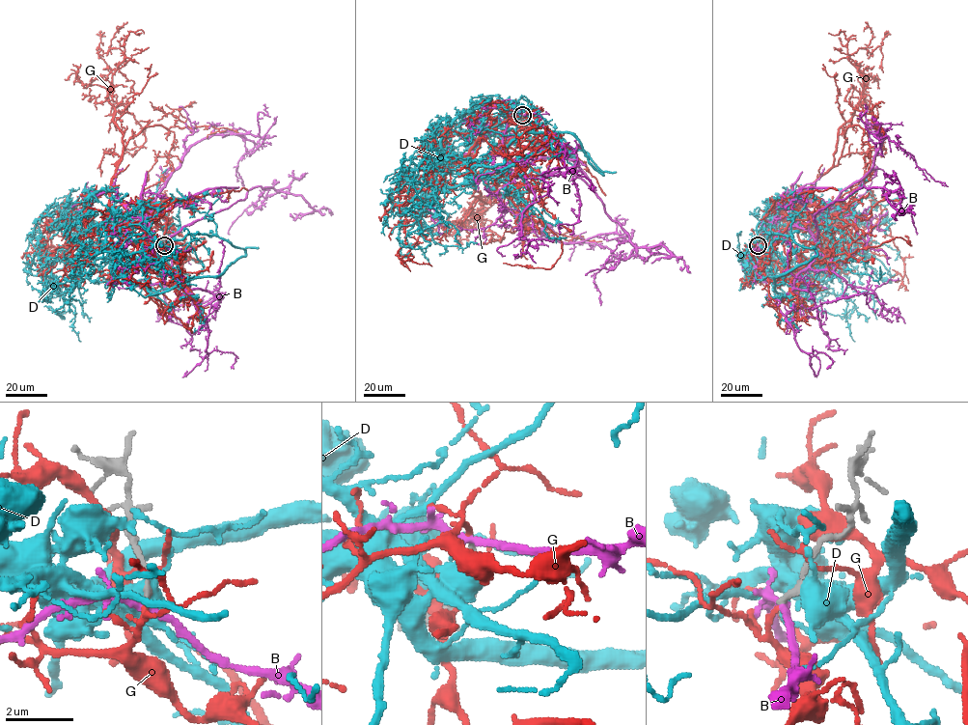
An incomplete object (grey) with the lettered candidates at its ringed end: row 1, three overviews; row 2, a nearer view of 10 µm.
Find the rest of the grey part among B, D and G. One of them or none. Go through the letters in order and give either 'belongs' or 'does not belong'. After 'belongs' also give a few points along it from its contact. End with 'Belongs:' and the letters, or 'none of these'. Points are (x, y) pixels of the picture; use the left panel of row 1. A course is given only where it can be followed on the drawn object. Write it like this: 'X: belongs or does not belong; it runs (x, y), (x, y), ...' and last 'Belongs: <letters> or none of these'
B: does not belong
D: does not belong
G: belongs; it runs (164, 245), (149, 248), (119, 207), (141, 202), (127, 231), (168, 256), (205, 238), (185, 245), (145, 236)
Belongs: G

